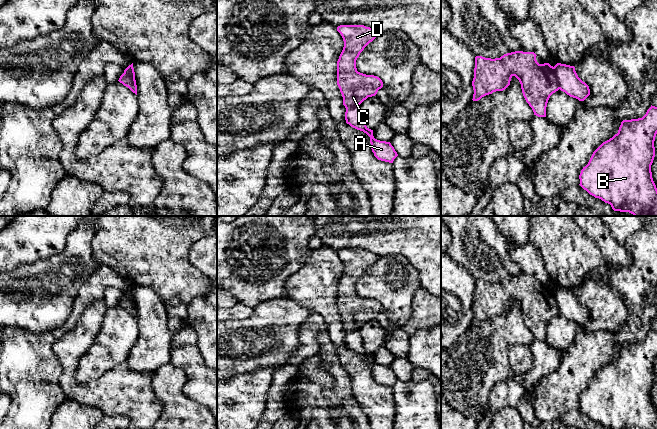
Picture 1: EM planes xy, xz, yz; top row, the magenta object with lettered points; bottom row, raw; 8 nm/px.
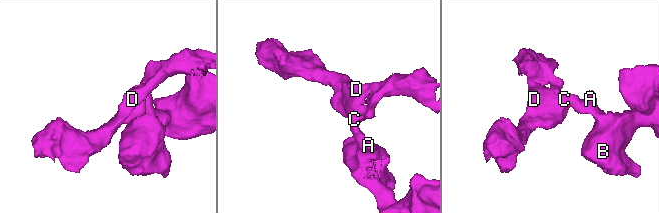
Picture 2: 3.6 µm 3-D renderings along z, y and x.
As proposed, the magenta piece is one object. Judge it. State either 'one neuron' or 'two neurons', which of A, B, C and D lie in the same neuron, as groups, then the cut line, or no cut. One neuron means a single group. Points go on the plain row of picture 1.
two neurons | A B / C D | yz (553, 291), (559, 312)

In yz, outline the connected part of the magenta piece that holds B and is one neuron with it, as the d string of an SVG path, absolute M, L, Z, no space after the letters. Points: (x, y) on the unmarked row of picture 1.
M651 329L642 342L623 344L618 357L593 376L588 388L581 394L579 409L610 429L657 429L657 412L651 396L656 358L655 330Z

